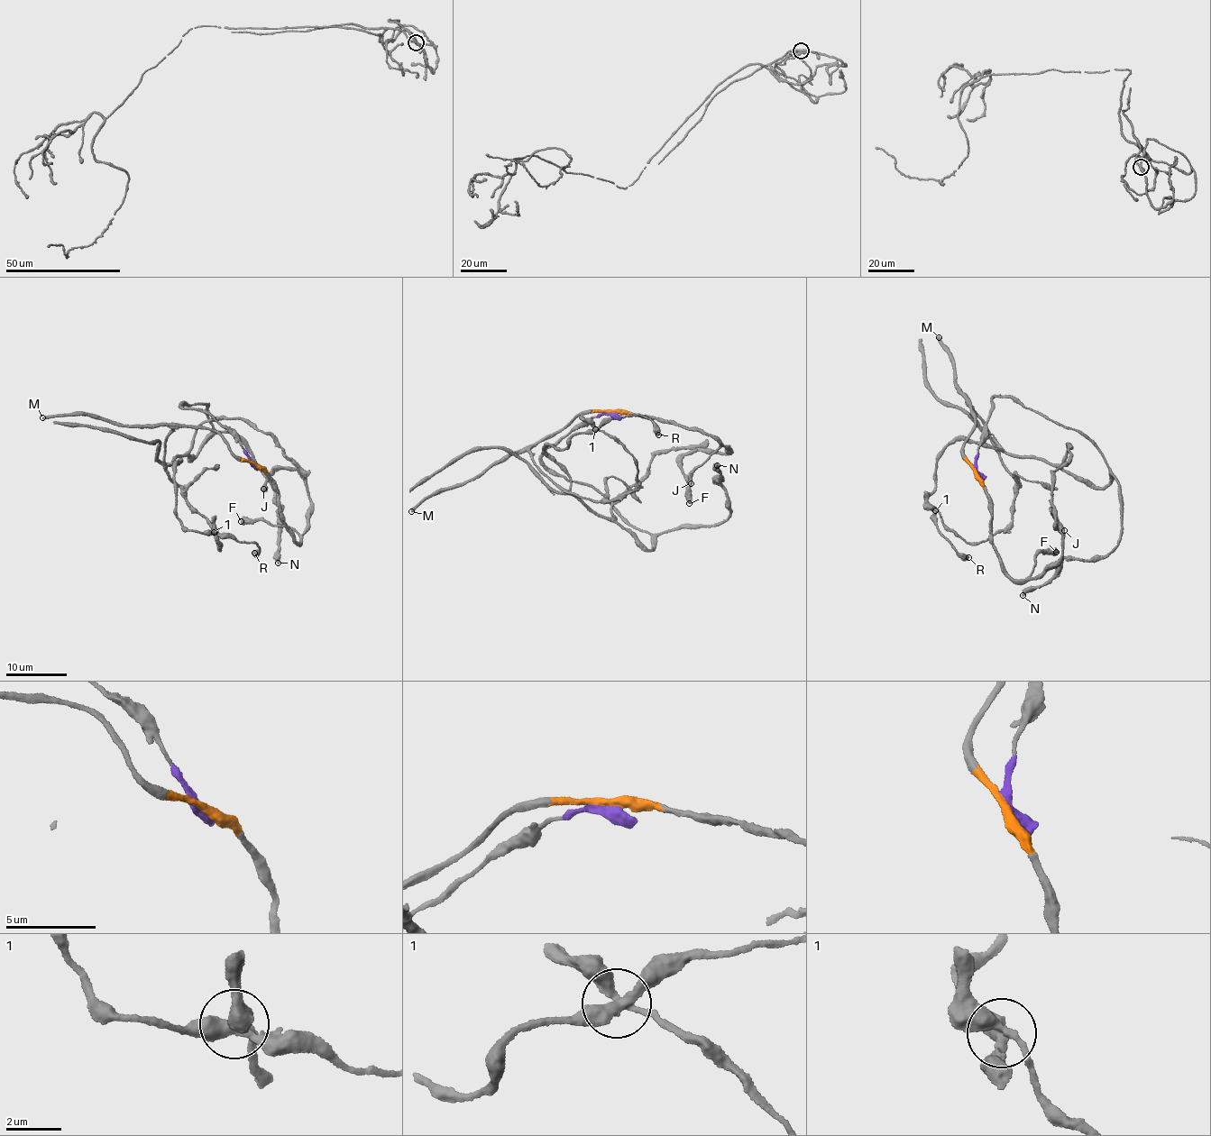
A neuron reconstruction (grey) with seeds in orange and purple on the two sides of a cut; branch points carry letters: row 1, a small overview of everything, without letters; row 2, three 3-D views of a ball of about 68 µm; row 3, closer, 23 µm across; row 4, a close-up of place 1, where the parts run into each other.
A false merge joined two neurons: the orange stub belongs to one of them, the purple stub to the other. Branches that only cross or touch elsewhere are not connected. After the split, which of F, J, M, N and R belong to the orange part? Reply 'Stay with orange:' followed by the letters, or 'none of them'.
Stay with orange: F, J, M

